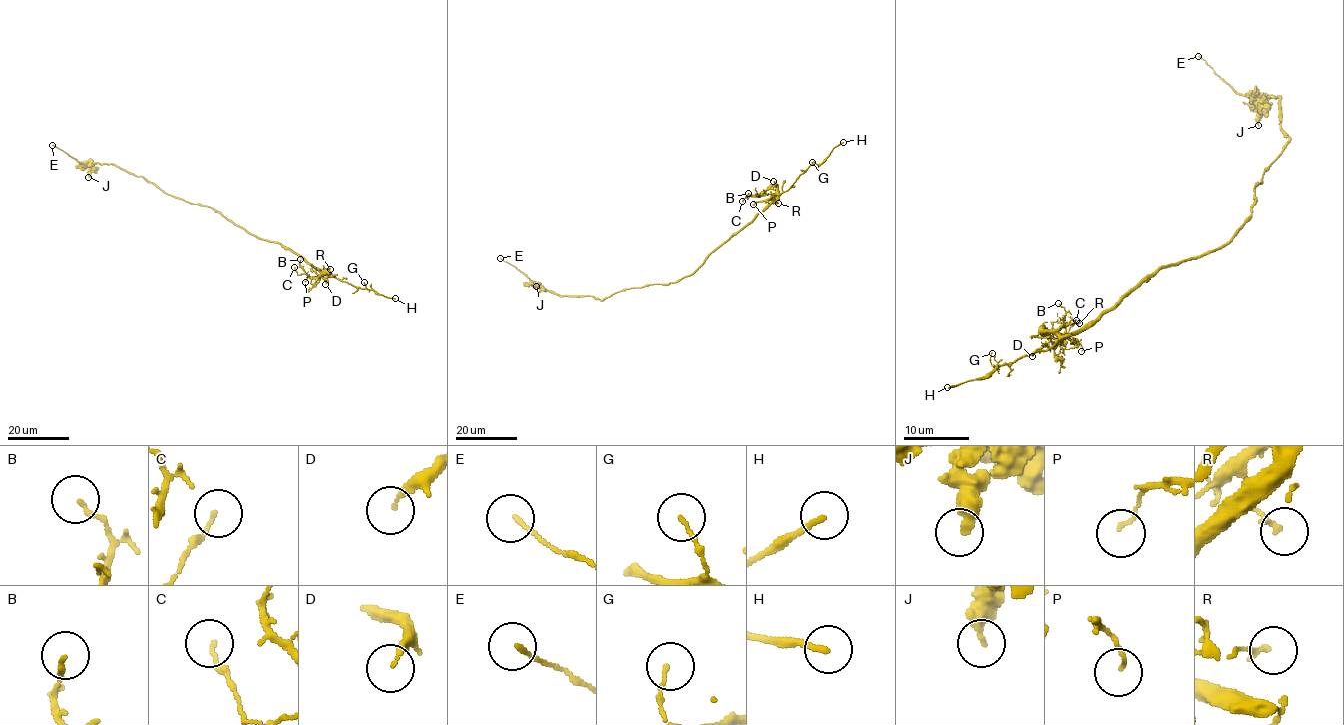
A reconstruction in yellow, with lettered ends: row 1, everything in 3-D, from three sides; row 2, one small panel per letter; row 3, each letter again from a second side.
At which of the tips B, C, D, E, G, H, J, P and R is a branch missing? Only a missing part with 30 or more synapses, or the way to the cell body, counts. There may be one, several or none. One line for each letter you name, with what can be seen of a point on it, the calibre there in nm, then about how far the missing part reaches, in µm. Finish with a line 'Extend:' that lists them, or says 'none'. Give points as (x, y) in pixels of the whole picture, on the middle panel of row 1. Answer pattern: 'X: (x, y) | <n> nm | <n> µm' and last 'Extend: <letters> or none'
H: (843, 142) | 170 nm | 20 µm
Extend: H

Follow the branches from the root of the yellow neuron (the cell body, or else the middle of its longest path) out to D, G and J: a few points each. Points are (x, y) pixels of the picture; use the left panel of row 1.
D: (237, 225), (257, 237), (279, 243), (328, 273), (321, 275), (327, 281), (325, 284)
G: (237, 225), (257, 237), (279, 243), (312, 265), (341, 281), (362, 288), (366, 287), (364, 282)
J: (237, 225), (209, 207), (169, 195), (141, 176), (111, 164), (95, 163), (88, 177)

